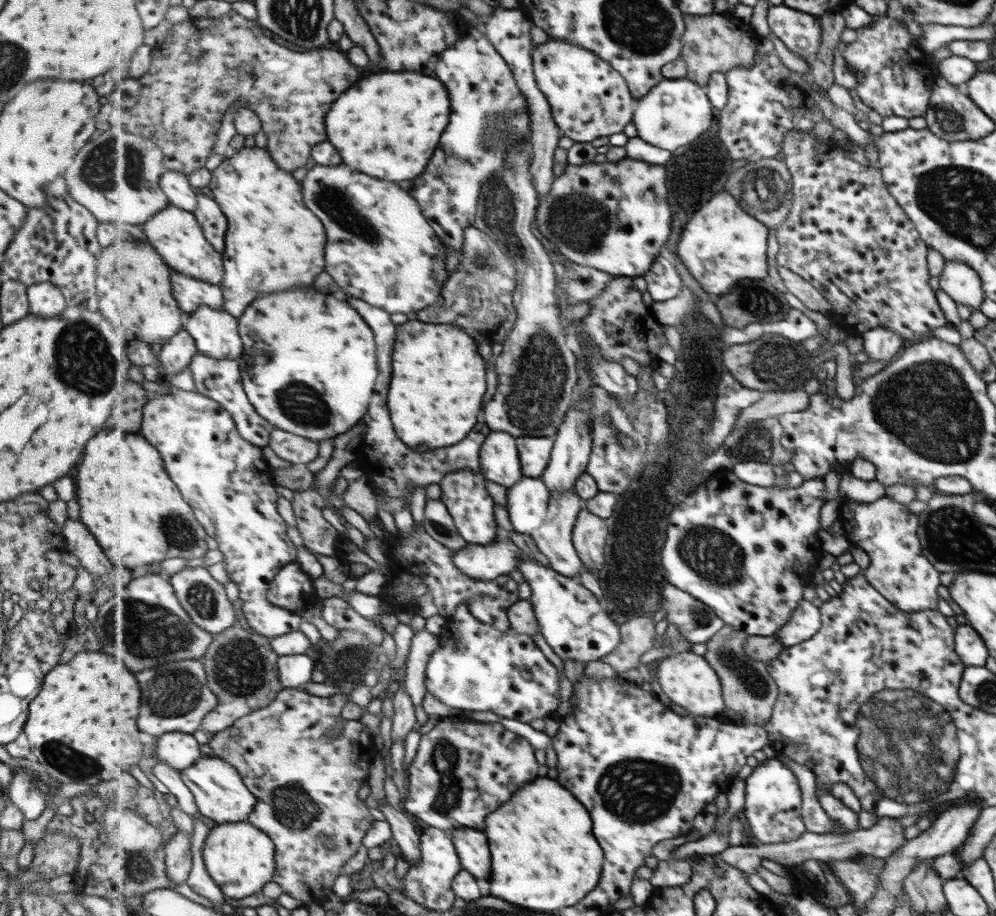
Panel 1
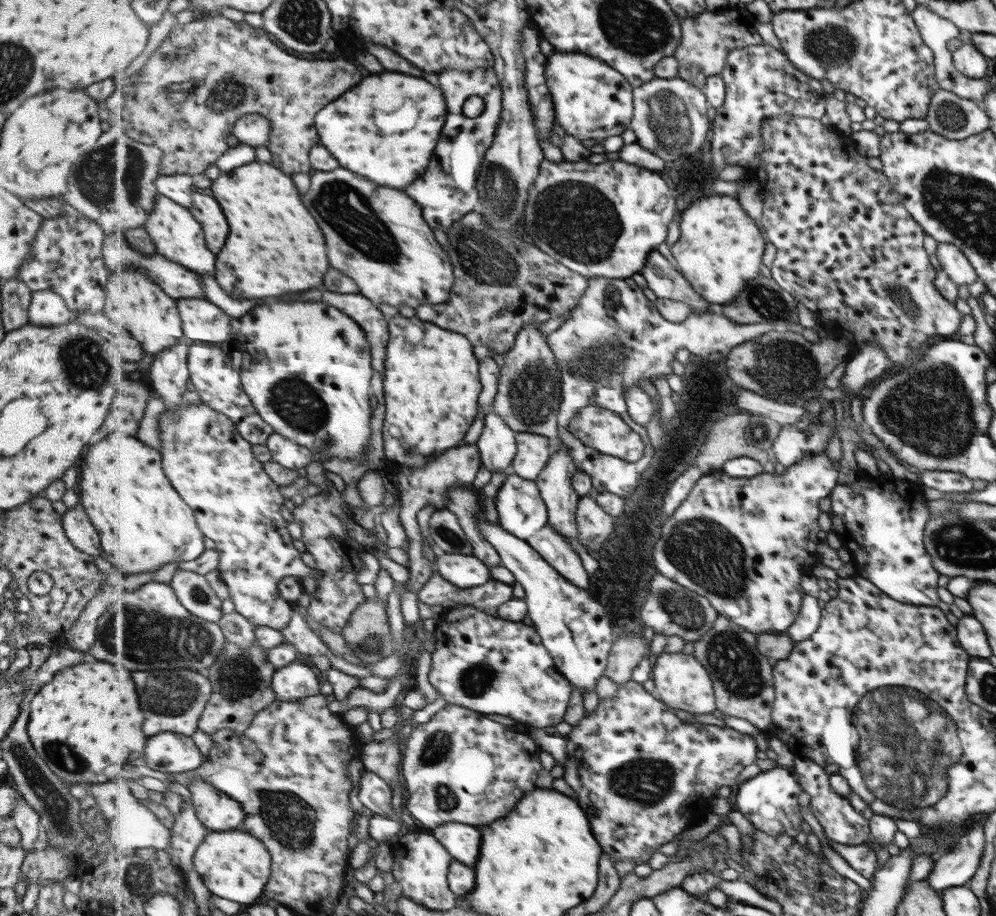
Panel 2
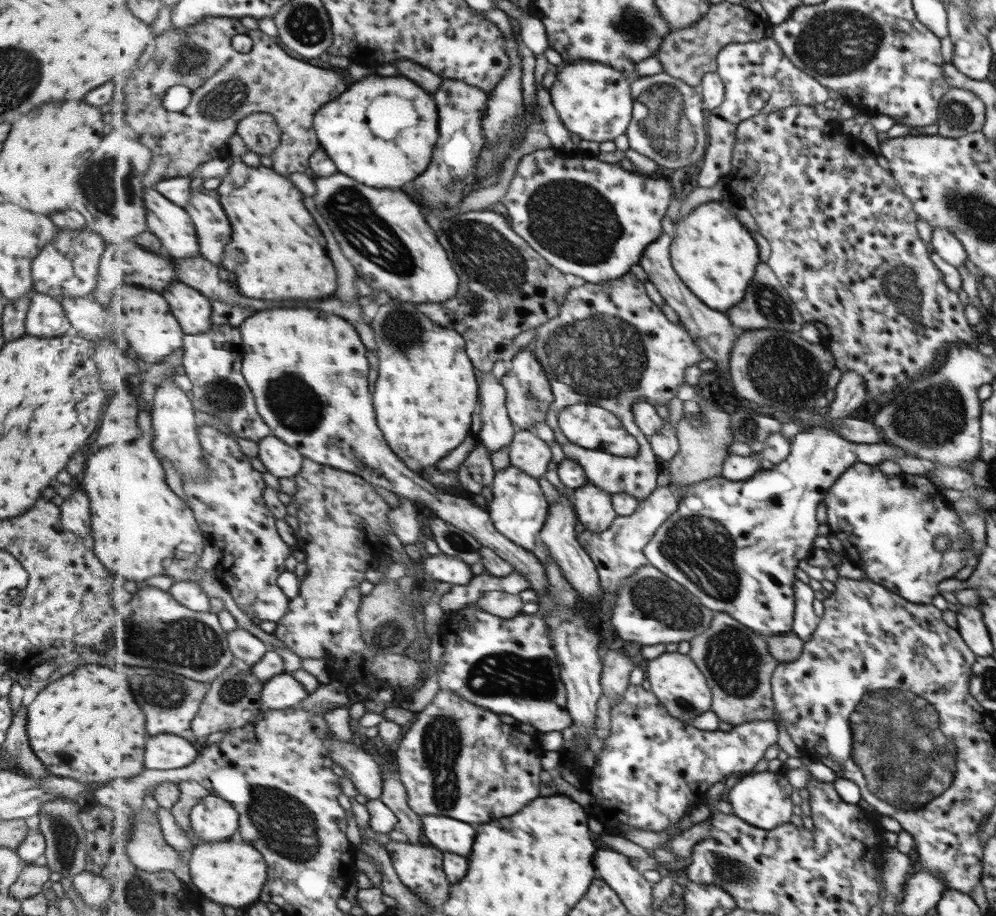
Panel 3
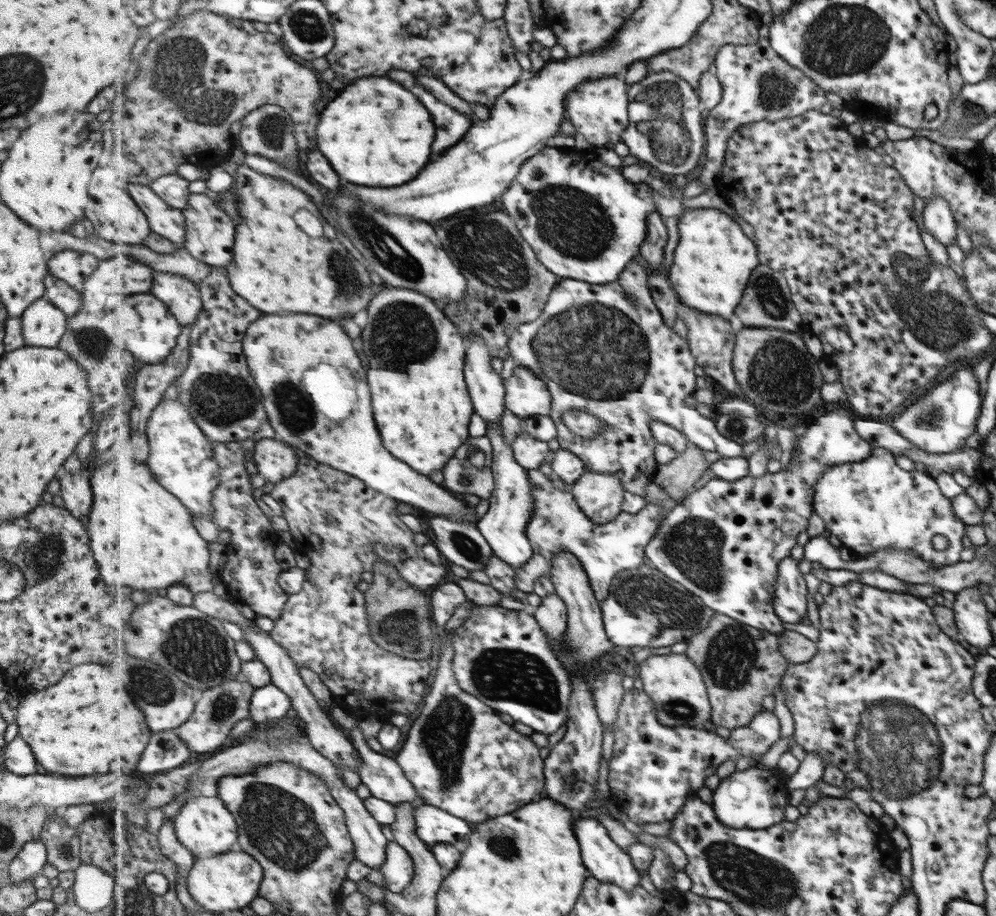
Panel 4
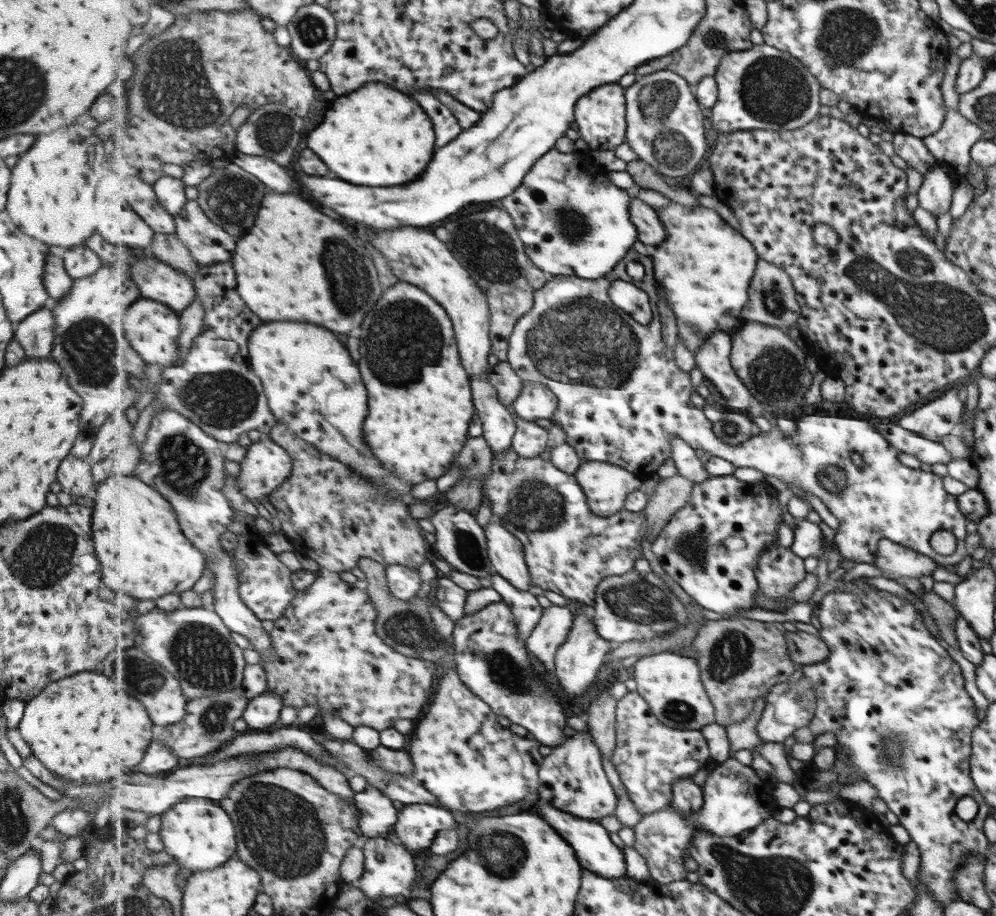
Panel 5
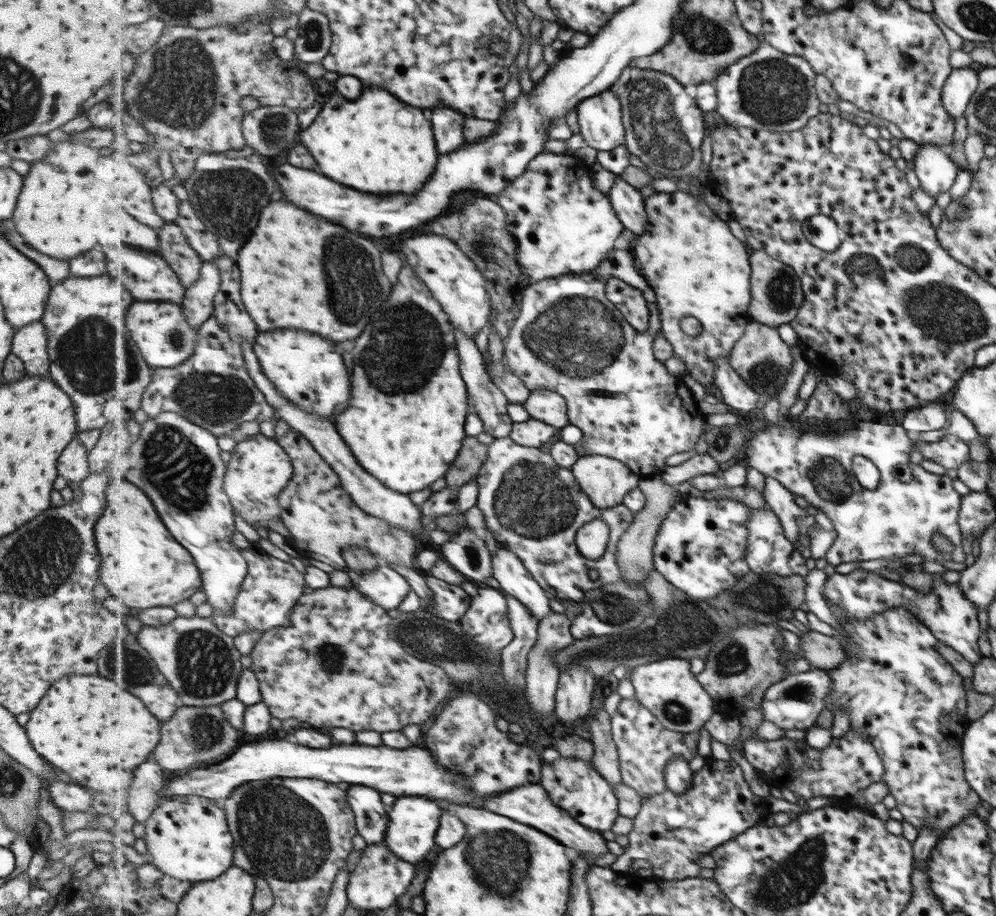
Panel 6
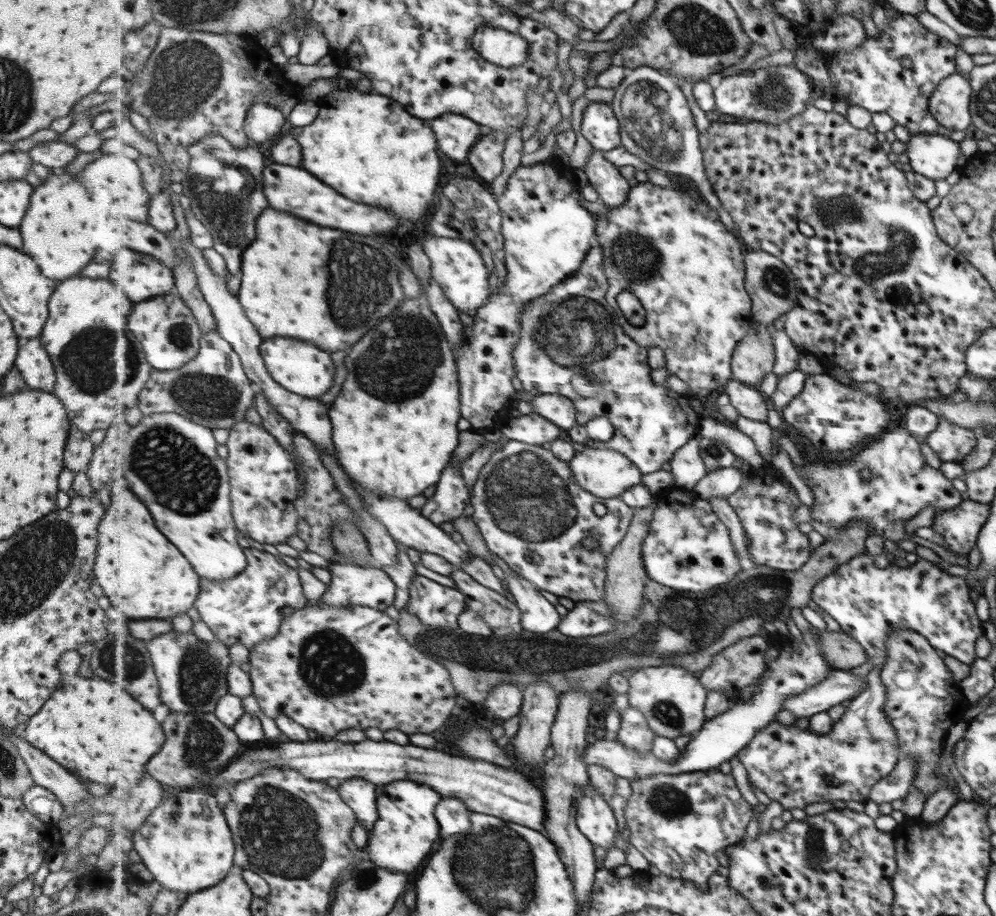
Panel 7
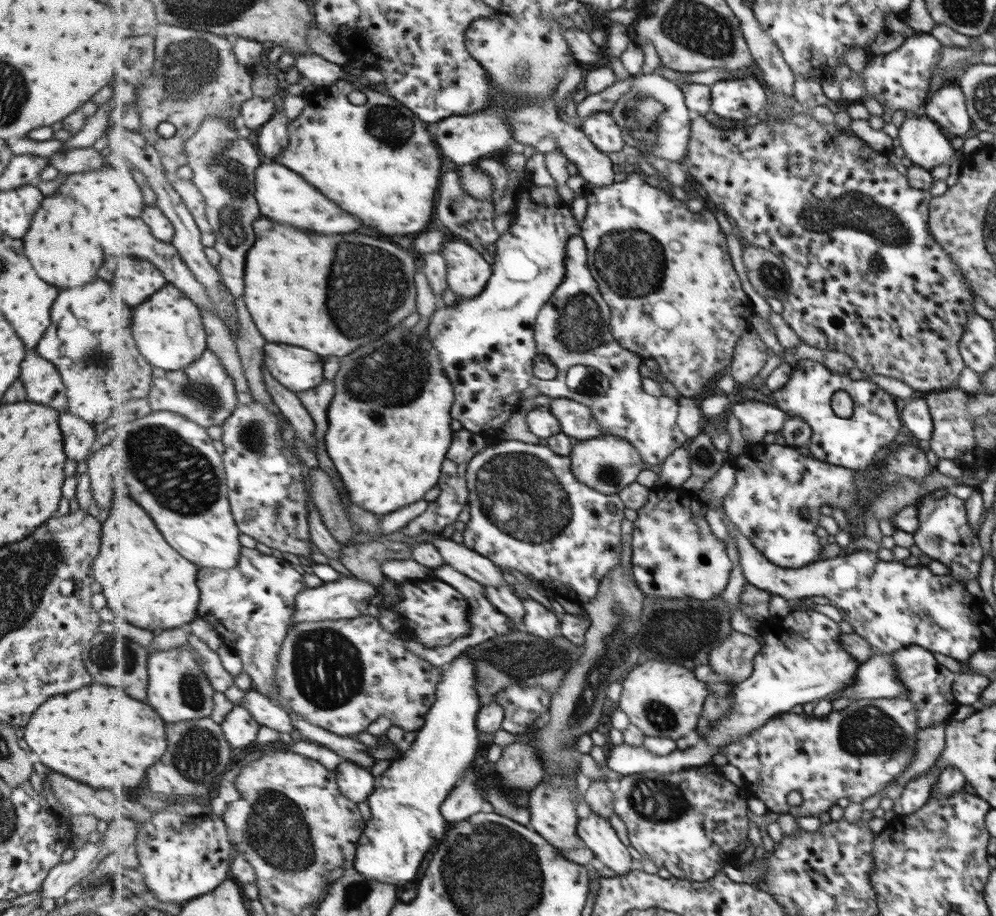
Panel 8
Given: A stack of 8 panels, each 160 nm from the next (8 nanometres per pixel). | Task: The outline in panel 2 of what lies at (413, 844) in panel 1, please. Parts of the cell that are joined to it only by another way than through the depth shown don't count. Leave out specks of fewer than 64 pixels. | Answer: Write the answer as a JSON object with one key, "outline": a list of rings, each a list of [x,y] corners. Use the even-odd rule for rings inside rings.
{"outline":[[[363,770],[360,773],[360,790],[358,799],[375,814],[398,818],[393,807],[394,792],[388,782],[377,774]]]}

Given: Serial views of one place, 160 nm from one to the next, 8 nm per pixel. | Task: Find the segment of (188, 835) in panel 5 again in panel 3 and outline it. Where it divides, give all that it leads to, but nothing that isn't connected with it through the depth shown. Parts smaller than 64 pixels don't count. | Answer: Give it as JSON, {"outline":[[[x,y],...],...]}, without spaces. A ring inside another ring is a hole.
{"outline":[[[207,794],[191,811],[191,826],[197,844],[238,838],[240,814],[231,802]]]}

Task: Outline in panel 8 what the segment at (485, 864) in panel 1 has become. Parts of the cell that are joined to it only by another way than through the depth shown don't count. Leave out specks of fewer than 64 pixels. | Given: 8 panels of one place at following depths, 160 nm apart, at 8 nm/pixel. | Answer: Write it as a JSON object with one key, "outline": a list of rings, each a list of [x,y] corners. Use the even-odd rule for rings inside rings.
{"outline":[[[463,652],[451,661],[449,670],[443,669],[438,699],[424,727],[411,745],[404,746],[401,759],[379,776],[379,784],[368,801],[372,817],[366,822],[354,864],[367,879],[403,888],[419,876],[427,852],[445,838],[449,824],[441,812],[443,802],[457,787],[459,776],[463,778],[473,770],[479,750],[478,714],[483,704],[476,682],[474,658]]]}

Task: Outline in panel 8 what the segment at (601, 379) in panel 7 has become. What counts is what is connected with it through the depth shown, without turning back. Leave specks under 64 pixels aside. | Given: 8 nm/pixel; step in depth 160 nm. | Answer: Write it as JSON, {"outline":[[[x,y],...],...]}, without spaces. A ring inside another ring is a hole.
{"outline":[[[581,233],[572,237],[568,242],[568,256],[566,259],[567,272],[565,281],[559,286],[554,297],[542,309],[536,320],[535,339],[538,342],[539,354],[551,358],[557,366],[559,376],[555,380],[537,380],[531,382],[537,394],[544,394],[553,399],[568,398],[587,405],[593,411],[593,417],[601,425],[601,436],[615,435],[628,440],[642,456],[645,468],[662,465],[675,450],[687,444],[686,432],[679,427],[680,401],[671,398],[669,394],[652,396],[643,390],[643,376],[639,372],[645,361],[639,354],[623,348],[614,332],[611,332],[611,306],[607,304],[598,281],[590,268],[588,248]]]}

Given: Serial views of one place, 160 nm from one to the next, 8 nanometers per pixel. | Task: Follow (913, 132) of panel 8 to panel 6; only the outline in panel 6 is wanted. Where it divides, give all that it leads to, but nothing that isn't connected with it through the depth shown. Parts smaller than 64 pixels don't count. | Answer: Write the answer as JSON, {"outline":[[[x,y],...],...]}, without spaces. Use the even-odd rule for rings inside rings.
{"outline":[[[919,145],[912,161],[913,171],[923,192],[935,198],[940,192],[949,190],[958,168],[949,159],[943,145]]]}

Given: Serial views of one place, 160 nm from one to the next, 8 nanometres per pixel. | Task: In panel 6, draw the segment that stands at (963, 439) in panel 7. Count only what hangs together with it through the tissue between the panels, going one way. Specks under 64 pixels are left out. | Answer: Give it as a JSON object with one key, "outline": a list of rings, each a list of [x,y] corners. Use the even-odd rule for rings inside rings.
{"outline":[[[952,434],[943,435],[939,441],[925,443],[921,447],[915,445],[923,459],[933,460],[946,469],[956,469],[961,463],[965,463],[969,458],[967,447],[967,444]]]}

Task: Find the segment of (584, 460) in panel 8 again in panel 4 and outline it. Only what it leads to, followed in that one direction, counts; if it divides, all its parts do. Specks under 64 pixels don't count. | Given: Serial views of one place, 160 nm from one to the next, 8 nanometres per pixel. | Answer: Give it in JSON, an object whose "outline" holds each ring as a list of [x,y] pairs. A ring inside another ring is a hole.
{"outline":[[[586,472],[571,491],[583,512],[597,524],[607,524],[622,514],[626,490],[614,474]]]}

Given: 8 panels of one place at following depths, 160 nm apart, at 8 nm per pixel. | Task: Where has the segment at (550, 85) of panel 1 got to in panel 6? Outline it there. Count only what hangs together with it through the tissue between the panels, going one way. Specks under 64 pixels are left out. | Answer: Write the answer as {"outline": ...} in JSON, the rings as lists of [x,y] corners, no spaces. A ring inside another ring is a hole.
{"outline":[[[611,90],[585,99],[576,114],[586,144],[597,151],[611,152],[626,144],[623,107],[620,95]]]}

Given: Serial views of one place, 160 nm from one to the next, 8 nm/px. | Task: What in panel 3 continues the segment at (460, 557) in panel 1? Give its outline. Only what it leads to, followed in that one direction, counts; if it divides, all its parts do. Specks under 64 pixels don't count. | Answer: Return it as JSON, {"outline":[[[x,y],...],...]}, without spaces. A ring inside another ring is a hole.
{"outline":[[[438,554],[437,556],[429,556],[423,560],[424,578],[425,580],[440,580],[453,585],[465,586],[476,577],[471,570],[471,565],[463,560],[459,560],[457,556],[448,556]]]}

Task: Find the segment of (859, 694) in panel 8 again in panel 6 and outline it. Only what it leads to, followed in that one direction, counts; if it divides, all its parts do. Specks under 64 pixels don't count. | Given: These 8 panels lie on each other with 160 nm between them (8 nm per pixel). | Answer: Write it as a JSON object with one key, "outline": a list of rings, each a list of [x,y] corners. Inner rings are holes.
{"outline":[[[810,668],[805,672],[787,675],[778,683],[772,684],[762,702],[763,719],[773,722],[781,730],[793,728],[809,729],[821,709],[824,708],[824,696],[830,687],[830,678],[823,669]]]}

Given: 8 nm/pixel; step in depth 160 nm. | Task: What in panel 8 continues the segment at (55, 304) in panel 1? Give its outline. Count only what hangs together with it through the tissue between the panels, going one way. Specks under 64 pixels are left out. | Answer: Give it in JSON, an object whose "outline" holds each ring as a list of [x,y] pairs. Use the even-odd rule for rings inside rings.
{"outline":[[[27,350],[19,368],[19,378],[25,386],[27,400],[47,404],[59,414],[65,413],[65,389],[54,365],[35,354],[33,350]]]}

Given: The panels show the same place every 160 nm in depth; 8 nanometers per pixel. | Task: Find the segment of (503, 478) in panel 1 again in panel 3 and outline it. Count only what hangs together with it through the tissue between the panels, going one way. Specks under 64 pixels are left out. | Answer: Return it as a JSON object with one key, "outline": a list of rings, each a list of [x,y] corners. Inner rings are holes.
{"outline":[[[481,372],[479,384],[481,386],[479,414],[483,422],[479,432],[480,442],[491,453],[495,453],[514,442],[517,430],[510,420],[506,403],[507,391],[501,379],[497,379],[491,372]]]}

